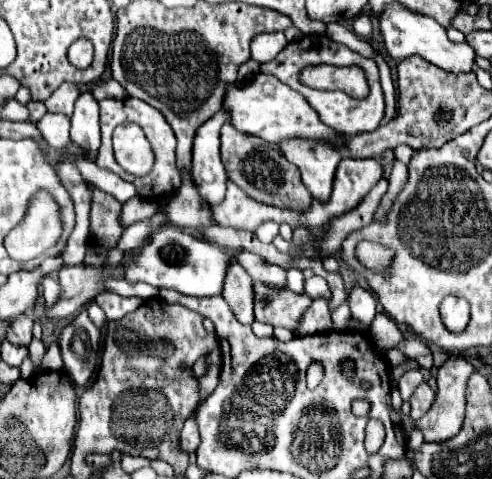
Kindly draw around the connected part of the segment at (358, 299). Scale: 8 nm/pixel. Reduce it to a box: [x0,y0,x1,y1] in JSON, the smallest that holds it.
[348,287,376,325]

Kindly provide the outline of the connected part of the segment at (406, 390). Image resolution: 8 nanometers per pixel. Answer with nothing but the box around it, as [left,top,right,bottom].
[398,371,422,401]

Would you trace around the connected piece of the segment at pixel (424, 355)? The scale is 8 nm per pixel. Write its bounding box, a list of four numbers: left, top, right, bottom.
[396,339,432,369]

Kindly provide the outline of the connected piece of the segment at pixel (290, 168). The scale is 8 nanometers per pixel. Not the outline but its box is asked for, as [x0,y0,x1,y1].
[220,123,312,211]

